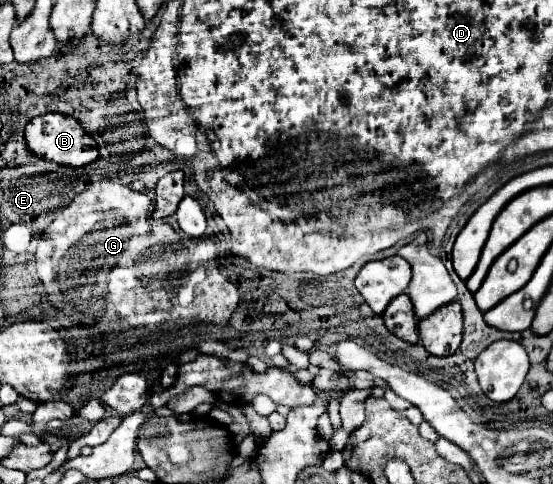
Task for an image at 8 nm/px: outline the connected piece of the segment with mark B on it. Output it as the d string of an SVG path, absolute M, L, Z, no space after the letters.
M45 113L41 117L31 119L29 125L25 127L25 139L27 139L27 147L37 157L49 159L59 165L83 167L83 165L93 163L99 157L99 147L95 139L83 129L83 125L75 117L63 115L63 113Z

